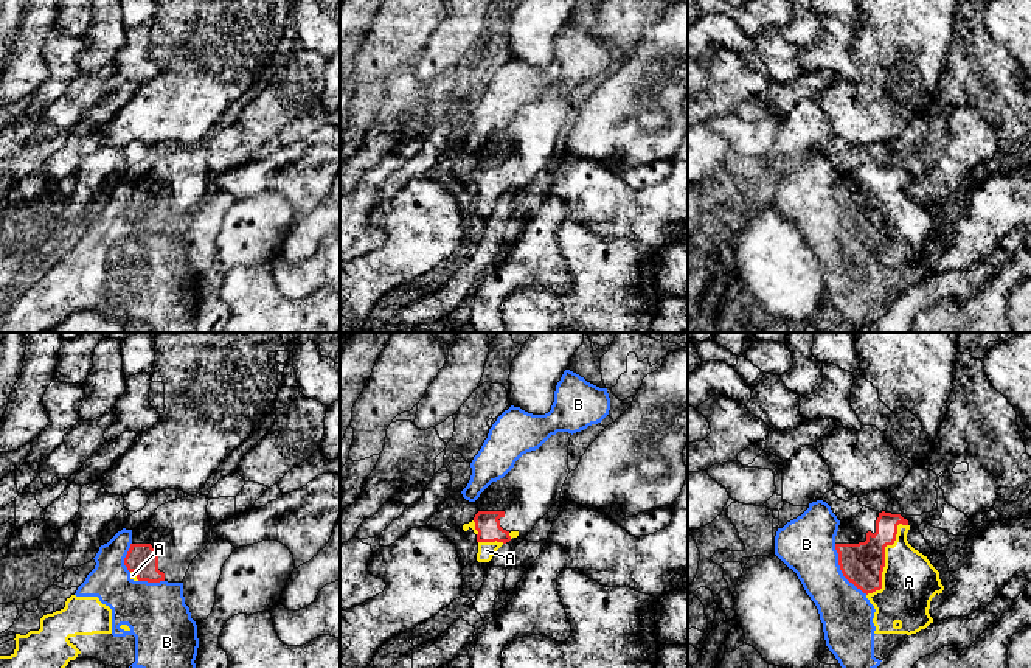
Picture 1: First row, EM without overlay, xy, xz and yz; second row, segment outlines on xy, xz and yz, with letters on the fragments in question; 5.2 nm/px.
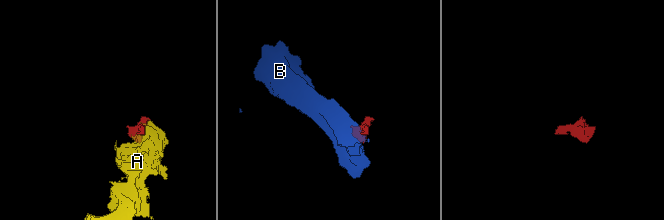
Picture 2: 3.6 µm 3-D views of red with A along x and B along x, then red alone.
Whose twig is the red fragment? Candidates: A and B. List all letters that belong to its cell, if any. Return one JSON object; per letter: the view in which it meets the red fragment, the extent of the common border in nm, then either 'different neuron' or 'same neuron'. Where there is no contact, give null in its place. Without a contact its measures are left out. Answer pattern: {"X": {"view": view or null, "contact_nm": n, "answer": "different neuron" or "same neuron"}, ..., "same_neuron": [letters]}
{"A": {"view": "yz", "contact_nm": 440, "answer": "different neuron"}, "B": {"view": "yz", "contact_nm": 320, "answer": "different neuron"}, "same_neuron": []}

